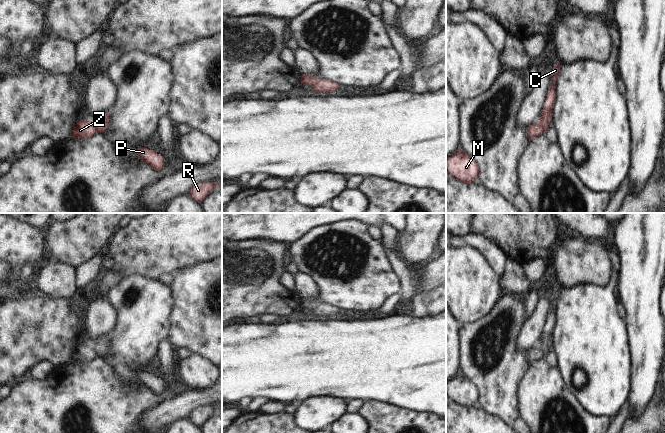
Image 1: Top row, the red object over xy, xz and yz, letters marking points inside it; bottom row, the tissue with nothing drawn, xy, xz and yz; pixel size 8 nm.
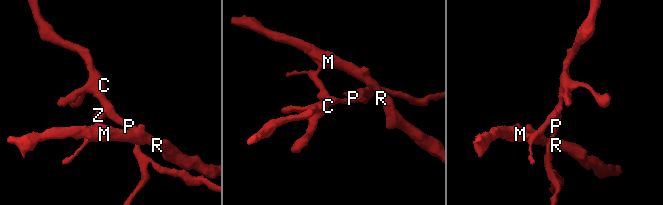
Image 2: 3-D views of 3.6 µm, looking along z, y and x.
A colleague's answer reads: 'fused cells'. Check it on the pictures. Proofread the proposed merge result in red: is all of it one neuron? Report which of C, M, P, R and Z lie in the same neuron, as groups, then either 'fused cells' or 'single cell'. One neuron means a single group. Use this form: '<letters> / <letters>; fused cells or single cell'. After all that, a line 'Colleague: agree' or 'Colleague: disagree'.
C P / M R Z; fused cells
Colleague: agree

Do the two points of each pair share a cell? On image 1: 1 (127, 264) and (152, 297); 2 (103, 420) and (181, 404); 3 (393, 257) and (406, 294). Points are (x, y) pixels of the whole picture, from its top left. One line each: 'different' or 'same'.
1: different
2: different
3: same

